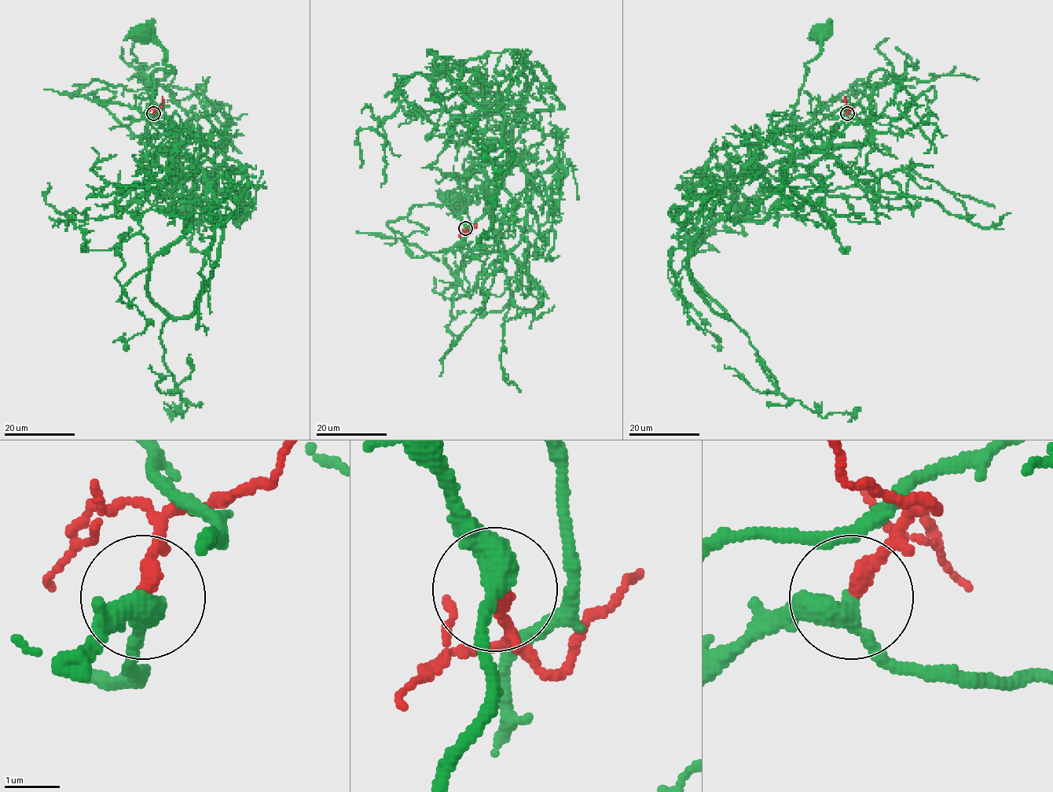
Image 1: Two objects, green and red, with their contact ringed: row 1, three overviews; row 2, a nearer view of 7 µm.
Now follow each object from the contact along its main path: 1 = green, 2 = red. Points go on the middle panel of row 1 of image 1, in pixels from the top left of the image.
1: (465, 228), (462, 210), (496, 175), (508, 144), (469, 157), (466, 188), (485, 188), (477, 202), (457, 204)
2: (465, 228), (470, 233), (475, 226)

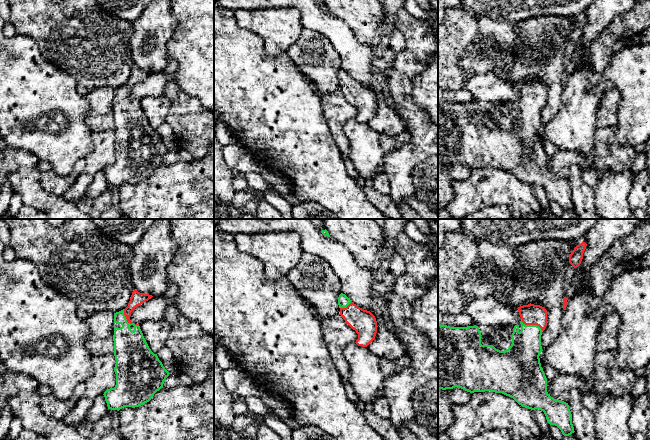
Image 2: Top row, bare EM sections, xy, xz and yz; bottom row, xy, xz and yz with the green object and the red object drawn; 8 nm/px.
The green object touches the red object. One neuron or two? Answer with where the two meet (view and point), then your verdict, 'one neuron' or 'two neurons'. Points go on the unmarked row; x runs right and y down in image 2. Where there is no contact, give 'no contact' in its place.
meets green in yz at (531, 101); one neuron

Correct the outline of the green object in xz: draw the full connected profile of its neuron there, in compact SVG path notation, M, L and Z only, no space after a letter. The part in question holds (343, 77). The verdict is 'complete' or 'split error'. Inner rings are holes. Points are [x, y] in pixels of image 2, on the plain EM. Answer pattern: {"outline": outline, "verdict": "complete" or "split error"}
{"outline": "M343 69L338 73L338 81L340 91L358 110L355 119L358 122L367 123L375 115L377 109L375 92L370 87L358 83Z", "verdict": "split error"}

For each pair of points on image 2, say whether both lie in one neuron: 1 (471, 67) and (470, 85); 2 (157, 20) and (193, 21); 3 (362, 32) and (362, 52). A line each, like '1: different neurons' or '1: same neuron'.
1: different neurons
2: different neurons
3: different neurons

